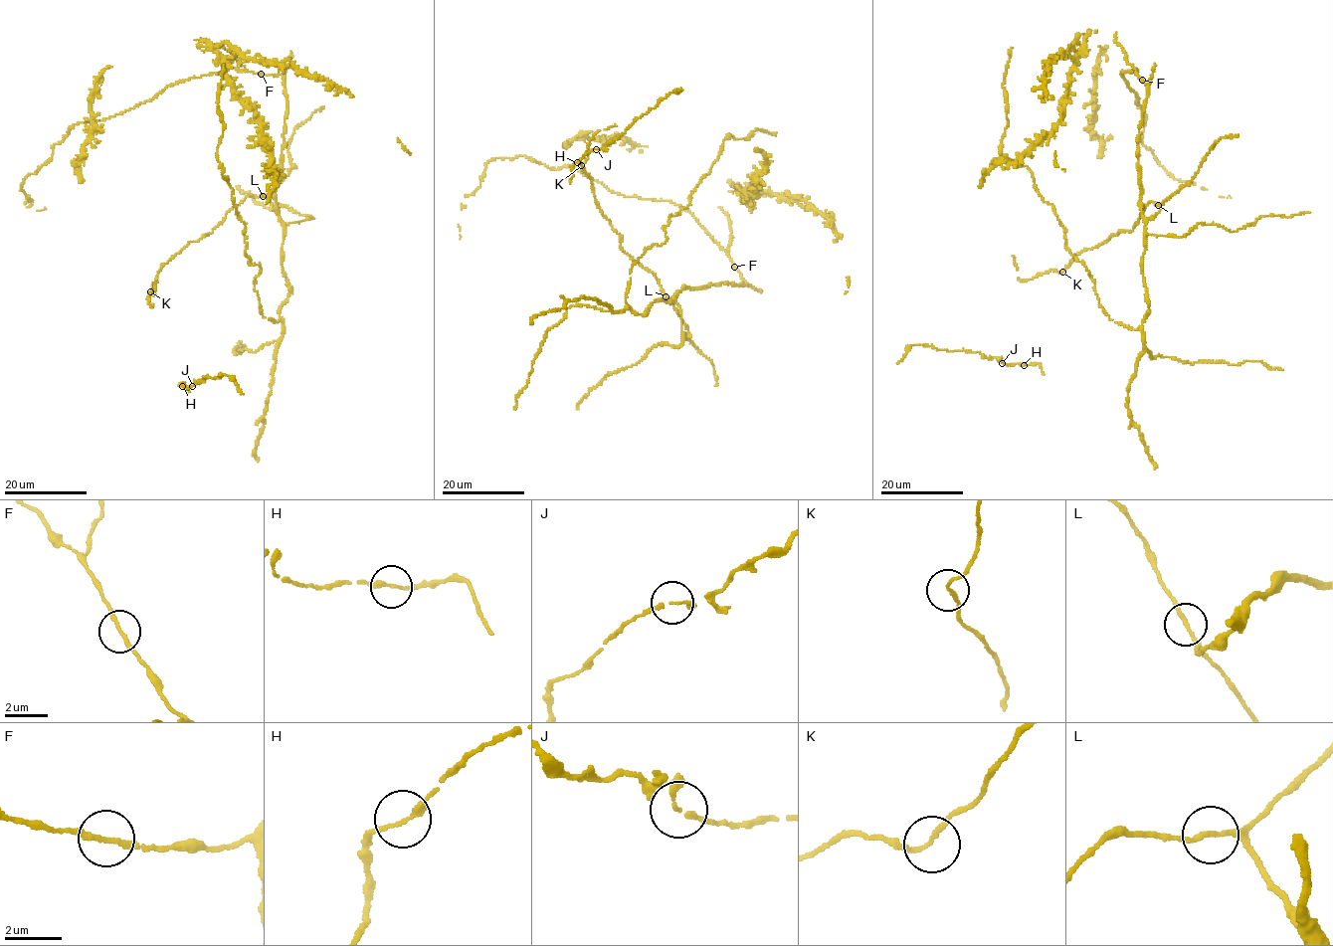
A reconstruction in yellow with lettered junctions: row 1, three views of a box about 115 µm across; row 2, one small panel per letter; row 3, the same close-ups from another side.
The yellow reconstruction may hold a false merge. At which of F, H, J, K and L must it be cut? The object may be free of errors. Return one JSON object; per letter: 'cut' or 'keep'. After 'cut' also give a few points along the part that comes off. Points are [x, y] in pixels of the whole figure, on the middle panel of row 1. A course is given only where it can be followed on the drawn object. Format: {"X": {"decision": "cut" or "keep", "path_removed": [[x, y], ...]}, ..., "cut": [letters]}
{"F": {"decision": "keep"}, "H": {"decision": "keep"}, "J": {"decision": "keep"}, "K": {"decision": "keep"}, "L": {"decision": "keep"}, "cut": []}

